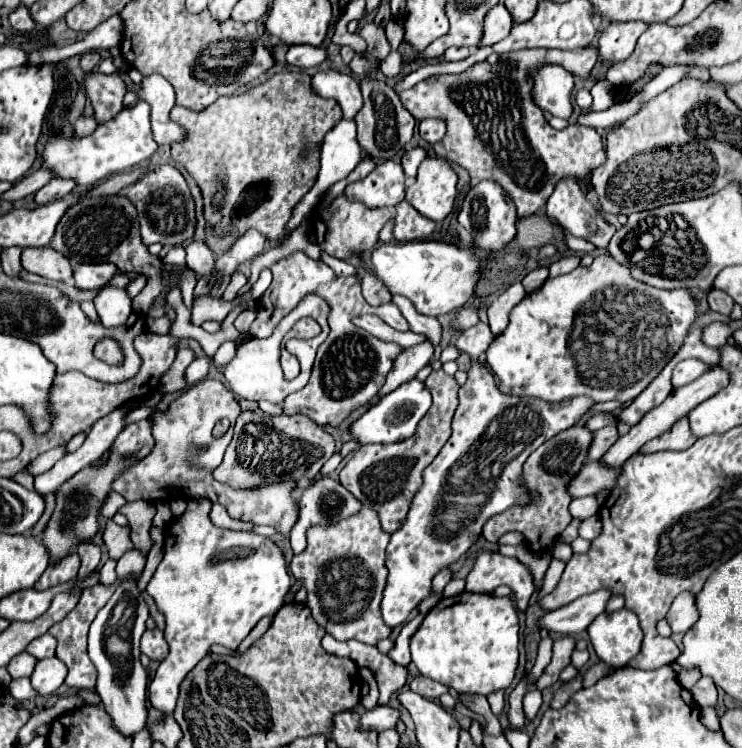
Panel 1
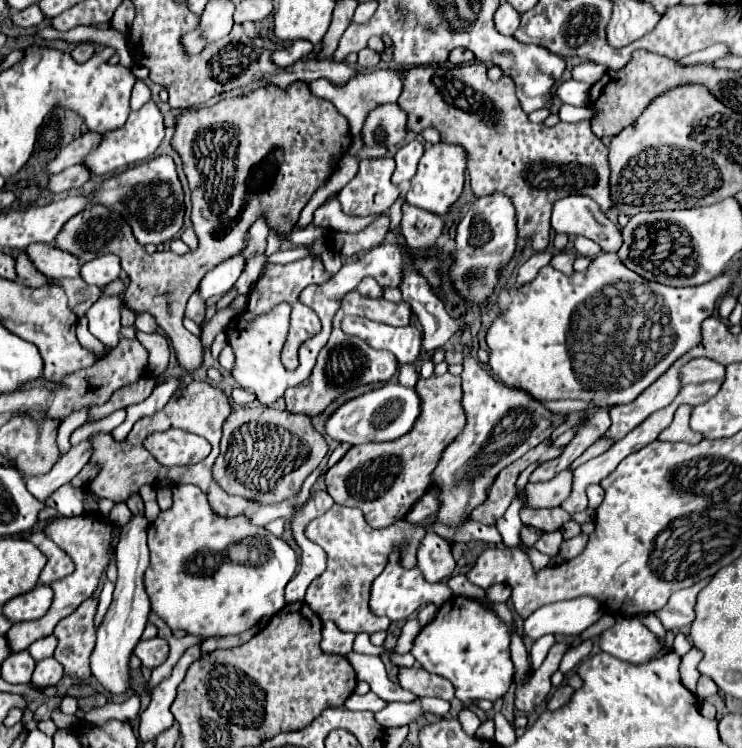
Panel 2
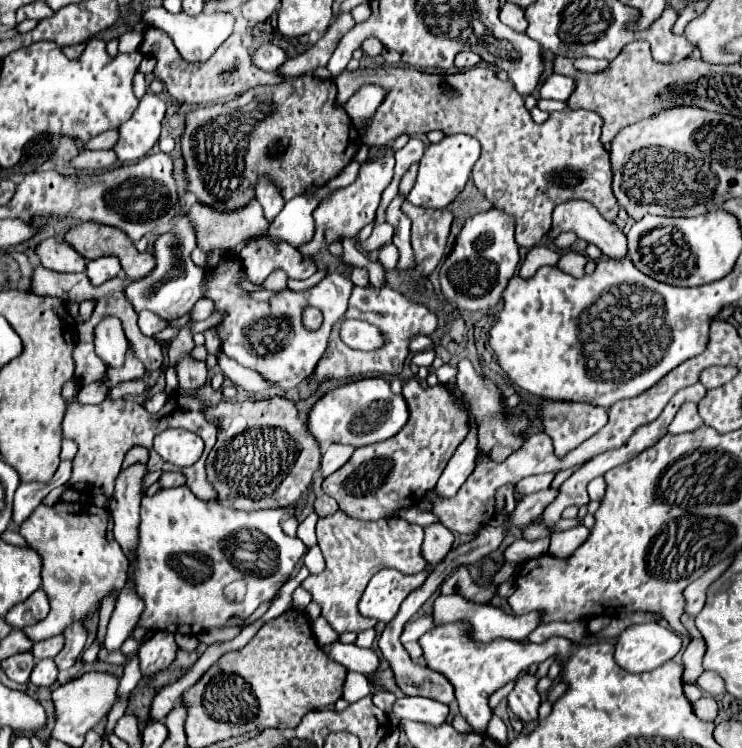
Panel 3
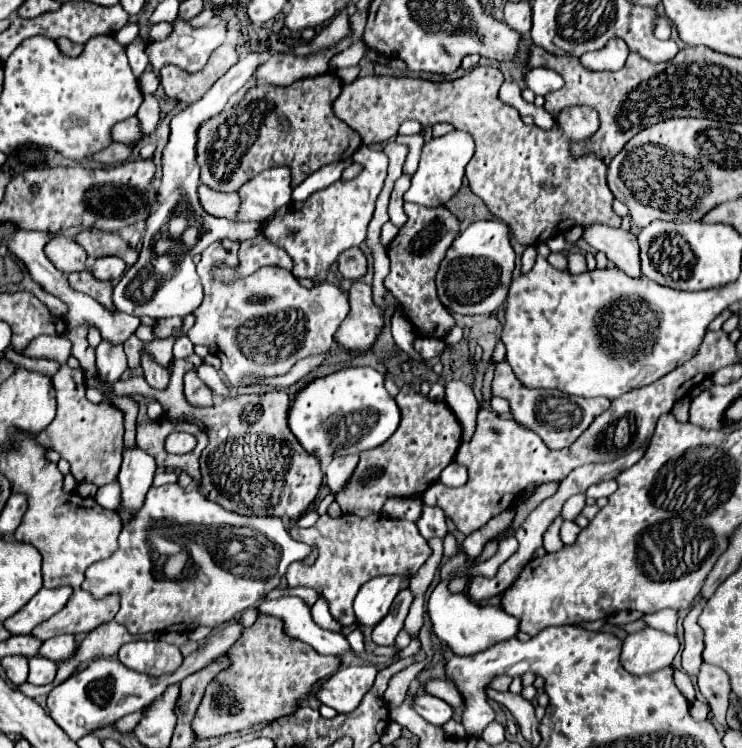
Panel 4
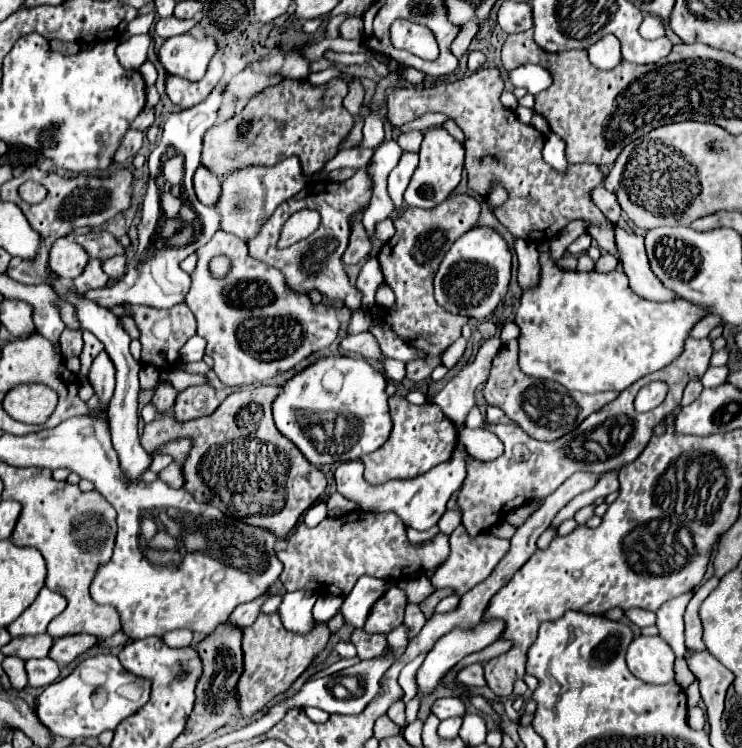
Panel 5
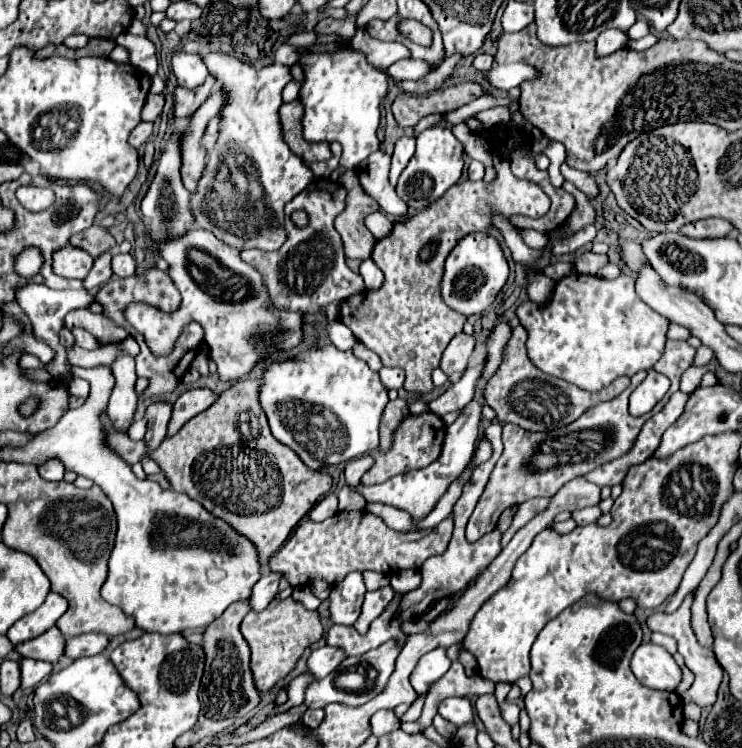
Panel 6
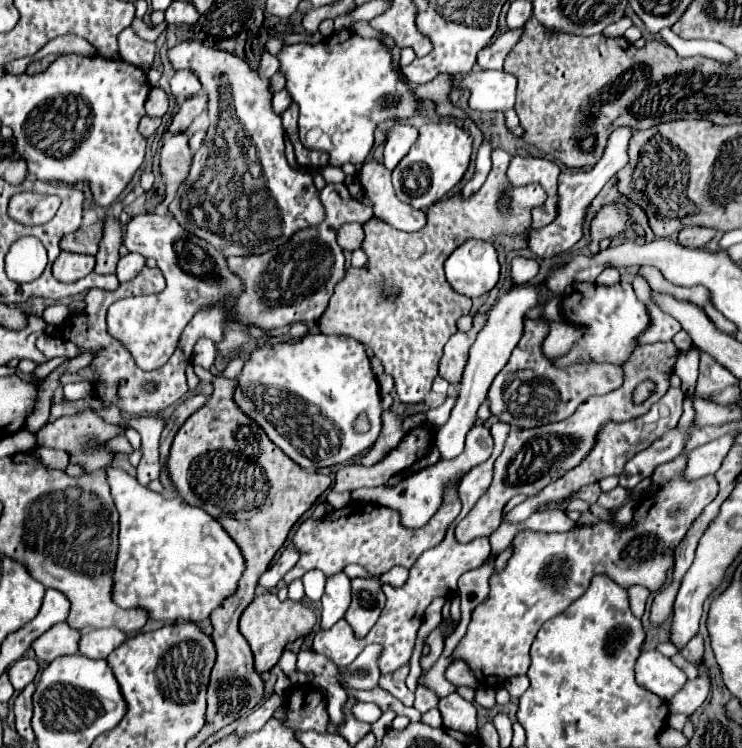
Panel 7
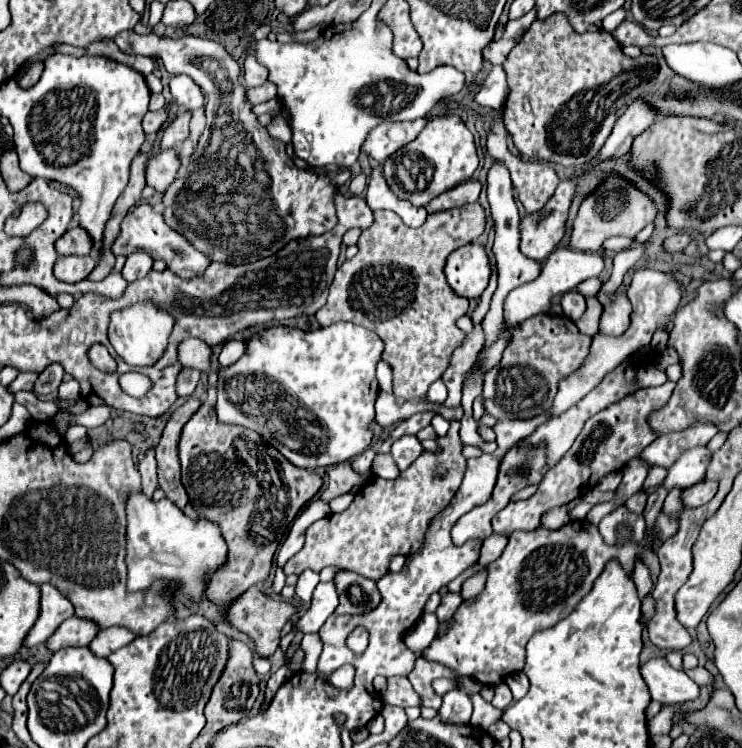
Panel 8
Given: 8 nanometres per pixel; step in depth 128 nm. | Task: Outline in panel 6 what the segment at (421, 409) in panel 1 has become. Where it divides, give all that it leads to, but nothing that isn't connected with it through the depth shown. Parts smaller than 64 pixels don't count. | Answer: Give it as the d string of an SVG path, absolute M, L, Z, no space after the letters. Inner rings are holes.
M328 346L312 348L292 360L266 368L260 404L268 416L272 436L292 448L308 468L320 470L330 464L360 458L380 446L380 420L388 404L388 388L380 382L378 372L372 372L364 360L358 360L352 354L352 350L342 352L336 346Z

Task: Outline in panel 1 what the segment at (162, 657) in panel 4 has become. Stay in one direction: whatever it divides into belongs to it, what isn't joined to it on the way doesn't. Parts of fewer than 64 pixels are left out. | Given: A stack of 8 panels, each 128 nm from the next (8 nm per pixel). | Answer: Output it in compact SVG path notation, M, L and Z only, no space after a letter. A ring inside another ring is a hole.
M160 628L146 630L142 636L142 654L146 654L150 660L162 662L168 656L168 644L164 640L164 634Z

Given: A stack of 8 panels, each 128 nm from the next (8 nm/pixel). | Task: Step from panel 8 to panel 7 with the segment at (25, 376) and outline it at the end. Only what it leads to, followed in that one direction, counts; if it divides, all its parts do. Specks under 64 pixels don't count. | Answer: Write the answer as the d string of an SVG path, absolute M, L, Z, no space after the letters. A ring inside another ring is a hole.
M64 356L64 358L54 358L54 360L50 360L50 362L44 362L44 364L40 364L40 366L36 368L36 372L34 372L34 374L36 374L38 378L44 378L44 376L48 376L56 366L64 364L66 360L68 360L68 358Z

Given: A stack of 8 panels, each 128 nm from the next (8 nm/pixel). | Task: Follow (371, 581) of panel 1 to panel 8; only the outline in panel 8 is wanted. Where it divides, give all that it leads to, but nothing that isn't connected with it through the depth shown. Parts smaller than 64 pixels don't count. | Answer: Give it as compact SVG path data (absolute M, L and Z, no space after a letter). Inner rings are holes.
M454 420L450 424L452 426L448 434L438 438L444 450L440 456L426 452L396 480L372 480L356 494L348 510L340 514L328 514L326 518L314 522L306 532L304 548L284 566L284 574L298 576L306 568L320 572L326 566L340 566L370 580L378 580L388 574L390 560L396 554L408 558L418 552L428 524L452 502L452 496L464 478L466 458L462 456L462 442L458 434L460 422Z

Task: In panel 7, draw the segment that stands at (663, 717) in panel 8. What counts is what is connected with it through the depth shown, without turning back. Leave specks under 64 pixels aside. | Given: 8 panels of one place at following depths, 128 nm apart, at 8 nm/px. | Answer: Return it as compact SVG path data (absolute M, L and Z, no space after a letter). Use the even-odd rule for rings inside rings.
M710 674L698 676L692 682L686 682L684 688L676 692L676 696L668 702L670 714L696 712L702 706L702 702L708 698L708 692L710 692Z

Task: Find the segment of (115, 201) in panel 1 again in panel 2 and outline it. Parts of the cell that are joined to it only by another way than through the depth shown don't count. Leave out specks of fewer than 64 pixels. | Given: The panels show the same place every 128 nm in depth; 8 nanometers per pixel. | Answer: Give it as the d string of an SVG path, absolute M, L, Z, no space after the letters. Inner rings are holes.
M302 80L290 84L286 90L274 84L268 84L266 88L252 90L244 96L220 100L214 106L182 110L176 118L172 148L180 154L182 164L184 164L184 174L190 182L192 222L200 224L200 236L202 236L198 250L184 256L176 256L170 250L146 254L146 250L132 236L130 224L122 216L116 216L116 212L112 212L110 208L104 208L102 204L96 204L90 210L86 208L78 212L76 216L72 216L64 224L64 228L58 232L56 246L76 256L82 264L98 256L104 256L106 252L116 254L120 258L122 270L130 278L130 286L124 294L124 304L132 308L132 312L136 314L150 312L158 320L158 326L170 338L184 370L192 372L202 364L202 344L198 336L190 334L182 326L184 308L190 294L196 290L196 286L200 284L206 272L210 272L220 262L236 256L244 248L248 228L260 216L266 218L270 230L288 232L288 228L296 224L310 196L328 182L330 174L334 172L334 162L348 150L350 142L352 142L352 136L350 136L348 122L344 120L344 116L332 106L332 102L316 98L310 92L308 82L302 82Z

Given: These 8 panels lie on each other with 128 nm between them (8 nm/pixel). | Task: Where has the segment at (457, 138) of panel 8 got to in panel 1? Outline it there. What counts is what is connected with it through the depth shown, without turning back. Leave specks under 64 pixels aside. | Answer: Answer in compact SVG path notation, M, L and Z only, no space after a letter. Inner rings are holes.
M426 158L420 164L416 182L406 190L406 200L424 218L440 222L452 212L456 182L458 176L444 158Z

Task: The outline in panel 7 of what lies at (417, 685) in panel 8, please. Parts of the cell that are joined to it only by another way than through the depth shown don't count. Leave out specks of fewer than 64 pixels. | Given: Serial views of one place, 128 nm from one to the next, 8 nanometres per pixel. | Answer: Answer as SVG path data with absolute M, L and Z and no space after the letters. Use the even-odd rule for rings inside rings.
M444 622L428 636L428 640L426 640L426 644L430 646L430 656L424 660L424 658L420 658L420 666L422 666L422 670L426 672L426 670L430 670L432 668L432 664L438 660L438 656L442 654L442 650L444 650L444 638L442 638L442 632L444 632ZM455 660L446 670L446 678L458 686L476 688L478 682L472 676L472 671L463 660ZM418 686L414 708L420 710L420 712L428 712L428 710L434 708L434 706L438 706L438 698L436 698L436 694L430 692L430 690L424 688L424 686Z

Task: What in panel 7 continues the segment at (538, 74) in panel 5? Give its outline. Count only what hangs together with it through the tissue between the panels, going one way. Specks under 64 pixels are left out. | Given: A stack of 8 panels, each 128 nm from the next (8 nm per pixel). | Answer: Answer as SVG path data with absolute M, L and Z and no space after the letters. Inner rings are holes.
M480 70L472 72L464 80L454 80L456 86L470 88L468 104L482 112L508 110L514 106L516 78L504 70Z

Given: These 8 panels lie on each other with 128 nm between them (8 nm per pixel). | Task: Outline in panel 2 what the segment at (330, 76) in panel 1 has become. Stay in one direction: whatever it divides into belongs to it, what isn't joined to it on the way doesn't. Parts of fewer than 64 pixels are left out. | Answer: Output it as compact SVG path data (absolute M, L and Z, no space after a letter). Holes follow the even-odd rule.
M376 68L372 72L358 72L358 76L354 76L352 80L348 80L348 84L336 86L326 78L318 78L314 82L310 82L310 90L314 92L314 96L330 100L338 112L348 120L350 124L350 134L360 136L362 134L362 124L364 118L368 114L368 110L376 108L376 104L386 104L386 102L396 102L400 92L402 92L402 80L400 80L400 70L382 70Z

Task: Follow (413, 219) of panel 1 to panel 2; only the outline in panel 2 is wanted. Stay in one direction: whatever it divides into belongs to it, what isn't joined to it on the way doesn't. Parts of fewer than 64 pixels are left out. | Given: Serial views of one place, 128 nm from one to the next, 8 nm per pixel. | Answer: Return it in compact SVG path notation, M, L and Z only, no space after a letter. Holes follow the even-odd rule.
M402 204L402 222L400 232L406 240L406 244L414 250L426 250L436 244L436 238L442 234L444 220L432 212L420 210L410 204Z

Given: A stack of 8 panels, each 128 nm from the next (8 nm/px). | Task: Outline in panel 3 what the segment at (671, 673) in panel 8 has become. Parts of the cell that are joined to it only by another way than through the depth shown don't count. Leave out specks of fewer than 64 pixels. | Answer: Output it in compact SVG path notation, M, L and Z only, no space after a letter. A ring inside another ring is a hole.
M658 622L628 626L616 640L616 662L628 672L648 672L672 660L680 650L680 636Z

